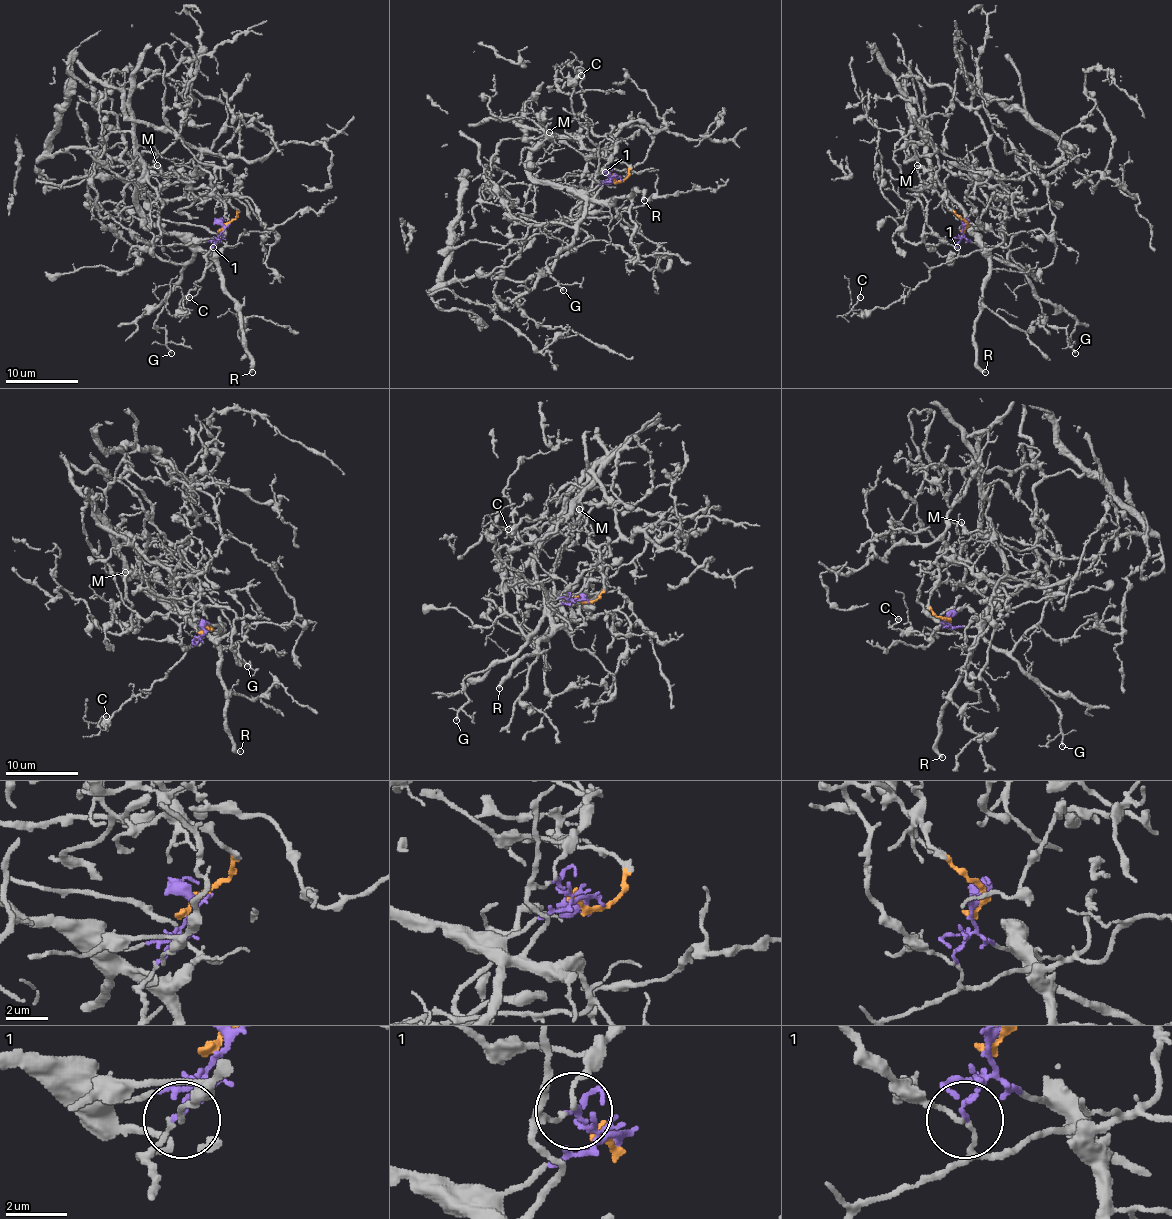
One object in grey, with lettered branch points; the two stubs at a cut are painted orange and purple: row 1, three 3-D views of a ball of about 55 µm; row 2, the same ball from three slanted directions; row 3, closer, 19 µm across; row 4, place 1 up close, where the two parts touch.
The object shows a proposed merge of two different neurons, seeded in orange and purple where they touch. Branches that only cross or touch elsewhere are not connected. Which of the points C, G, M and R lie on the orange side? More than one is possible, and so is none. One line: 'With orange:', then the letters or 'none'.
With orange: M

